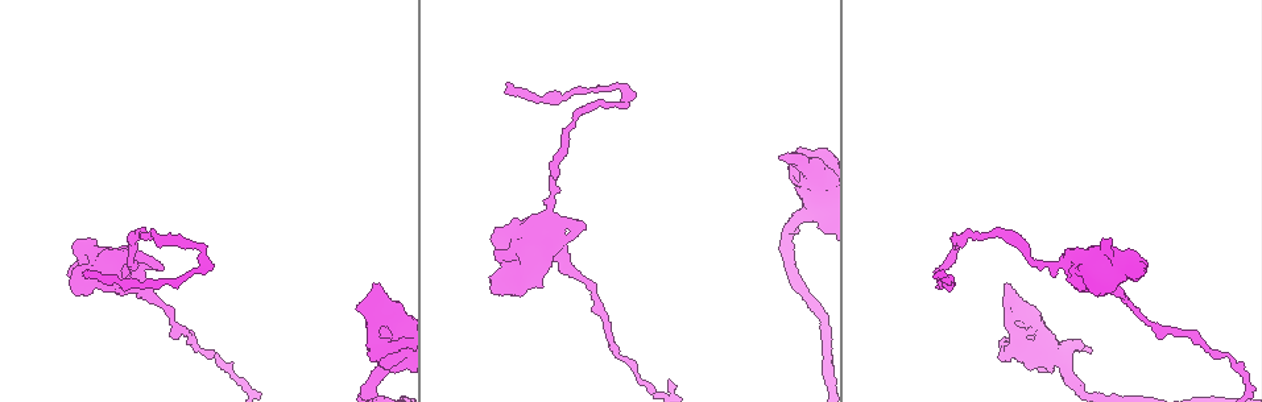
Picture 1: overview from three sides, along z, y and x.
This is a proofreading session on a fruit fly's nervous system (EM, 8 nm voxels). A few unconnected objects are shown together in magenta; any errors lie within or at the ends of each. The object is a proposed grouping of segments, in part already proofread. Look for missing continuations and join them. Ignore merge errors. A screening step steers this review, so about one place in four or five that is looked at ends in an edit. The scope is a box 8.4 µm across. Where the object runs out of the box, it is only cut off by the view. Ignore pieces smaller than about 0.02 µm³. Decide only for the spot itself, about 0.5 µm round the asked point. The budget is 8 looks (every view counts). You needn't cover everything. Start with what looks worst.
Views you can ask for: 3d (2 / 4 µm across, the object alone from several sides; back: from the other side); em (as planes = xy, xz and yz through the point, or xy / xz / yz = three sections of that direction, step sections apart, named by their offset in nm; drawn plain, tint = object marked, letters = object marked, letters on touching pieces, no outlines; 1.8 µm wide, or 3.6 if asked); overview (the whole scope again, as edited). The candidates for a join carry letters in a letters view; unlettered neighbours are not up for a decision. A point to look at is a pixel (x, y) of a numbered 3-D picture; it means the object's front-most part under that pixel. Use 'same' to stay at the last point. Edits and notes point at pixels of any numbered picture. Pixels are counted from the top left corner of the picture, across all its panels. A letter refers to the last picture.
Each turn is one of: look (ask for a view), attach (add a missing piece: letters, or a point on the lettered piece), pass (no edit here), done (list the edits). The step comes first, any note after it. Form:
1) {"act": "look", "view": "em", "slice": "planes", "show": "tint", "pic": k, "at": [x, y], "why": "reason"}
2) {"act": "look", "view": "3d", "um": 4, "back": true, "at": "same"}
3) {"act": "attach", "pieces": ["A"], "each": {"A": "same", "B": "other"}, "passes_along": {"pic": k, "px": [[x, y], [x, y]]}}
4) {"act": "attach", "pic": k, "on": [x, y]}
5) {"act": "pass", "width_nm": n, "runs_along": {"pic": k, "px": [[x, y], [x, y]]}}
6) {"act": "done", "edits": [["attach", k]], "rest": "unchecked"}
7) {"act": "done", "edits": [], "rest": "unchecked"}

{"act": "look", "view": "em", "slice": "planes", "show": "letters", "pic": 1, "at": [74, 241], "why": "an open end"}

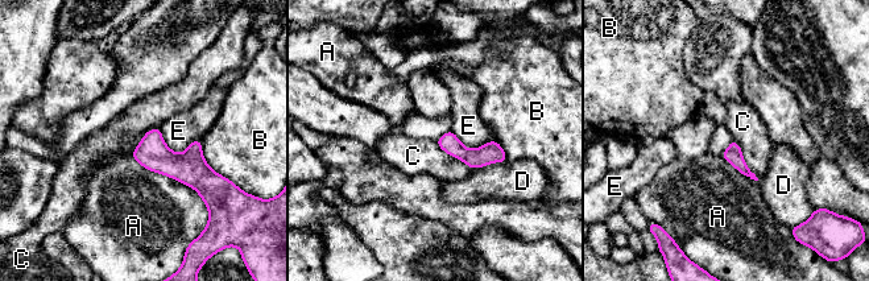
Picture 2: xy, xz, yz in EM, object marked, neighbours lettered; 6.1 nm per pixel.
{"act": "pass", "each": {"A": "other", "B": "other", "C": "other", "D": "other", "E": "other"}, "border": {"pic": 2, "px": [[732, 139], [758, 178]]}, "found": "none of them fits"}

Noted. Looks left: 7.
{"act": "look", "view": "em", "slice": "planes", "show": "letters", "pic": 1, "at": [792, 178], "why": "an open end"}

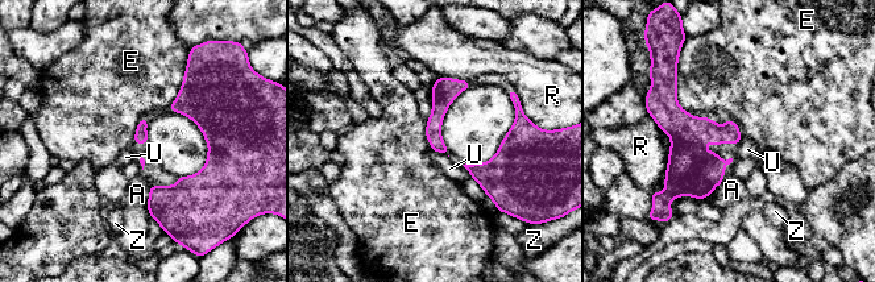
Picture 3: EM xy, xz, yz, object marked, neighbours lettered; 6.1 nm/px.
{"act": "pass", "each": {"A": "other", "E": "other", "R": "other", "U": "other", "Z": "other"}, "border": {"pic": 3, "px": [[431, 148], [448, 157]]}, "found": "none of them fits"}

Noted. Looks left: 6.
{"act": "look", "view": "3d", "um": 2, "pic": 1, "at": [578, 230], "why": "branch stops here"}

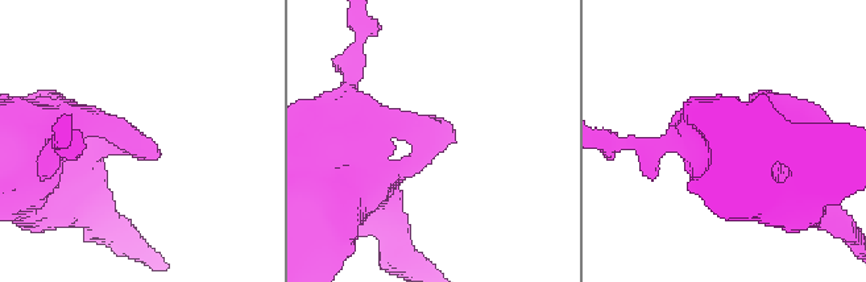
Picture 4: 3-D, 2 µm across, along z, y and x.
{"act": "look", "view": "em", "slice": "planes", "show": "plain", "pic": 4, "at": [140, 154]}

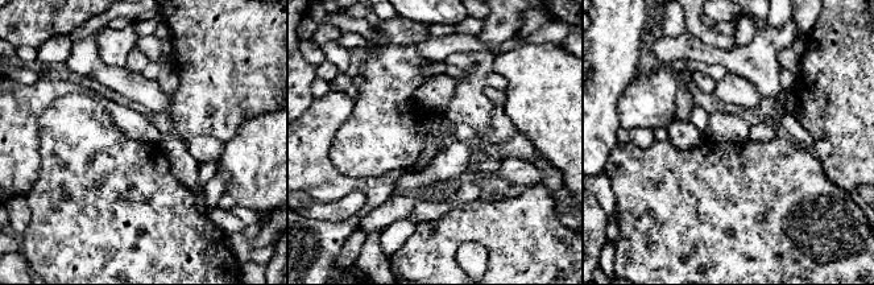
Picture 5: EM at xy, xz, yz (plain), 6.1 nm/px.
{"act": "look", "view": "em", "slice": "planes", "show": "letters", "at": "same"}

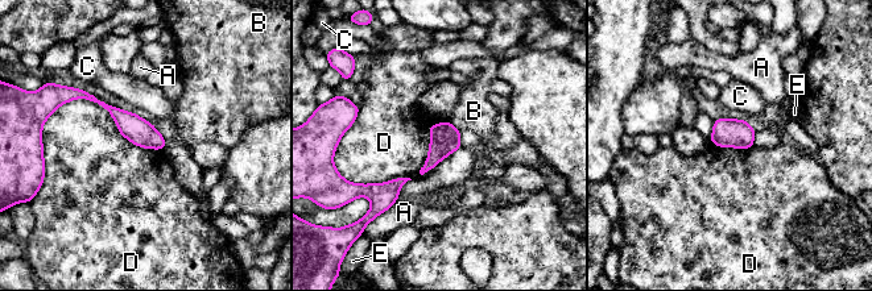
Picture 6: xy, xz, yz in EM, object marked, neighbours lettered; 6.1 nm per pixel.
{"act": "pass", "each": {"A": "other", "B": "other", "C": "other", "D": "other", "E": "other"}, "runs_along": {"pic": 6, "px": [[83, 94], [161, 144]]}, "found": "no lettered piece goes on from it"}

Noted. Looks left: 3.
{"act": "done", "edits": [], "rest": "unchecked"}

